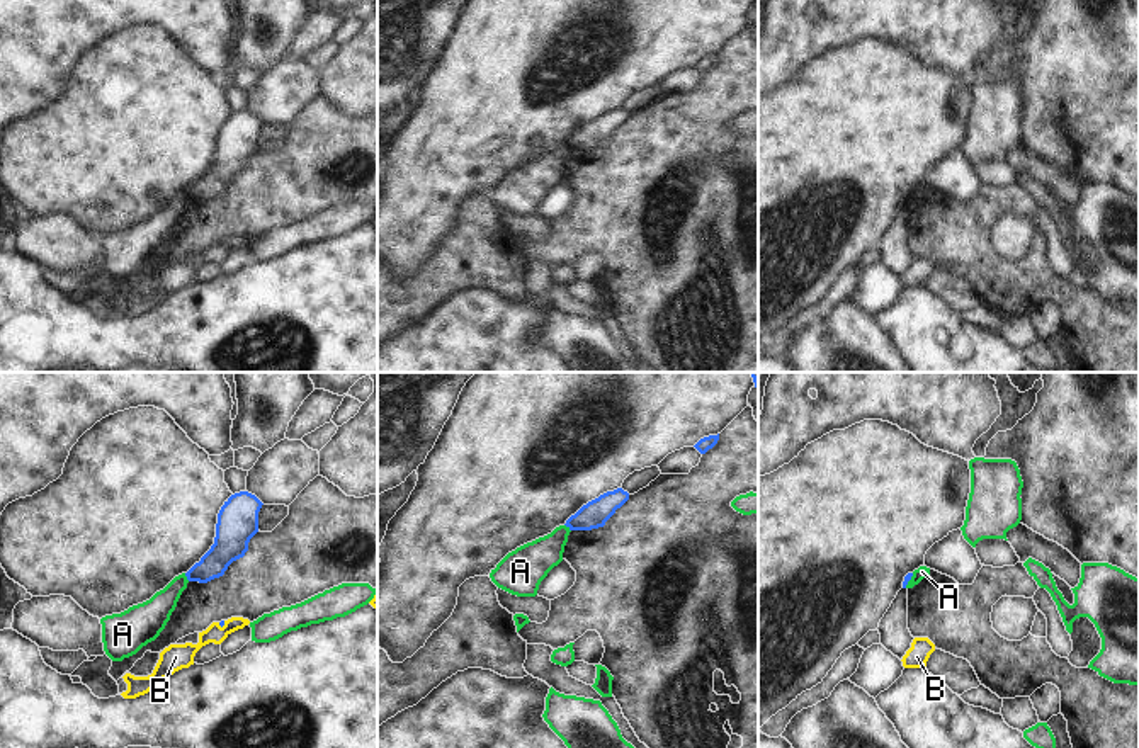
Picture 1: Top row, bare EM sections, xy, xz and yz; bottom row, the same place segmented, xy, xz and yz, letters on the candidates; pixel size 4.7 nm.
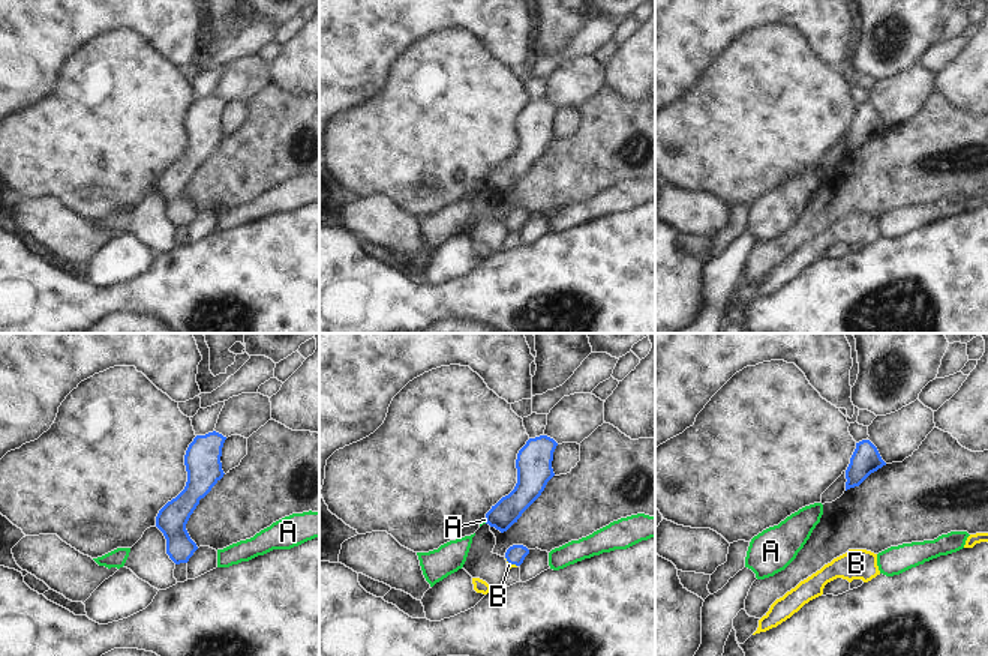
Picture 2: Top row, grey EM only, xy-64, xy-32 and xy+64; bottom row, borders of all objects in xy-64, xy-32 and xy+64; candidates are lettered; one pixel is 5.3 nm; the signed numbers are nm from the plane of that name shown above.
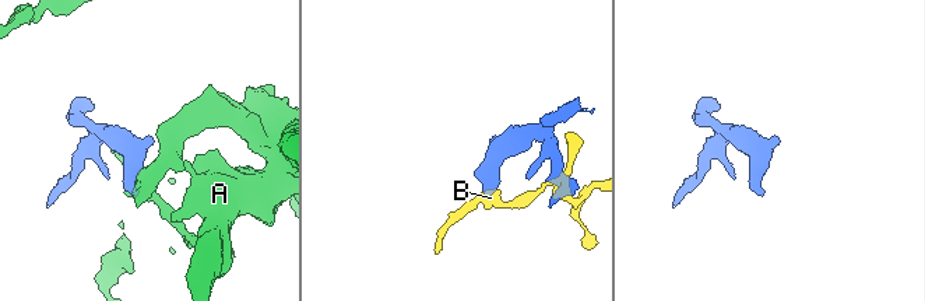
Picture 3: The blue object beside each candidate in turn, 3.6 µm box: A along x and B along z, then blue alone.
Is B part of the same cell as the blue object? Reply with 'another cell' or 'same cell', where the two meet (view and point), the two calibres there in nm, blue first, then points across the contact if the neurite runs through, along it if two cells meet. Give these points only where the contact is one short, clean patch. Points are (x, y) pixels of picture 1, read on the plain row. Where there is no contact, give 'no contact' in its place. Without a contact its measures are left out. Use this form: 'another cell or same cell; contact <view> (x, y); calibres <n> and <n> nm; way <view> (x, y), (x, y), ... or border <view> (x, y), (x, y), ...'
same cell; contact xy (221, 245); calibres 20 and 120 nm; way xy (221, 242), (221, 245), (196, 267), (179, 276)

